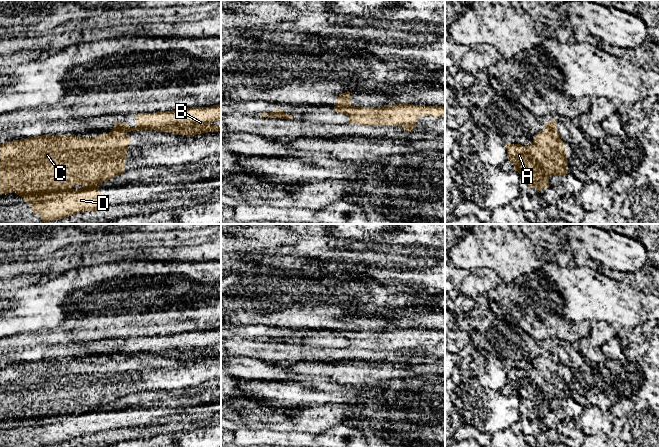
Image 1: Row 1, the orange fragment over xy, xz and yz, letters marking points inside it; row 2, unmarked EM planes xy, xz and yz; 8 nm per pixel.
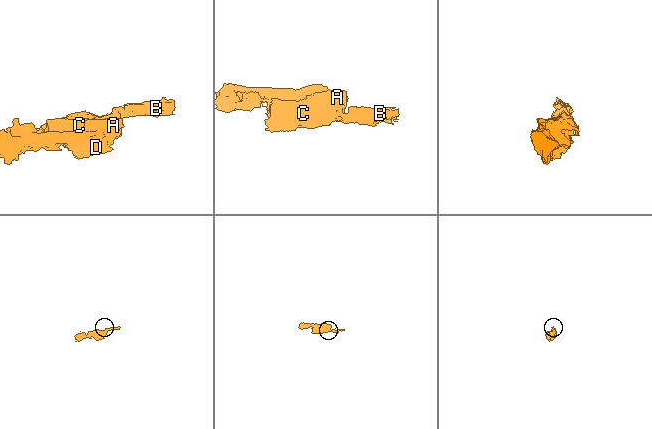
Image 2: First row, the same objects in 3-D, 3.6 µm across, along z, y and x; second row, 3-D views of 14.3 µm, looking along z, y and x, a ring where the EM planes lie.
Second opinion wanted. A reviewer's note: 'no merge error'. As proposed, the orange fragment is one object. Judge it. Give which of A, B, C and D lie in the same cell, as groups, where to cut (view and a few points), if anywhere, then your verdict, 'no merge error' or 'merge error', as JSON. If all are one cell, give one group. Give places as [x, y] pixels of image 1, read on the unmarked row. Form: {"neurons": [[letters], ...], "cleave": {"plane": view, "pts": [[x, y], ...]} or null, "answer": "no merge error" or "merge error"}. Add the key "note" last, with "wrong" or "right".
{"neurons": [["A", "C", "D"], ["B"]], "cleave": {"plane": "yz", "pts": [[548, 346], [551, 358], [559, 363]]}, "answer": "merge error", "note": "wrong"}

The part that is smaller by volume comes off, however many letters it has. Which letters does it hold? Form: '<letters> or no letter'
B

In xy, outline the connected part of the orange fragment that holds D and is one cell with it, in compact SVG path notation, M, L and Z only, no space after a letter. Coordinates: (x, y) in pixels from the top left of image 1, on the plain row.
M122 355L119 359L101 358L92 362L82 362L76 359L41 359L6 366L0 369L0 419L12 414L22 421L34 438L39 438L43 446L59 444L71 439L91 435L96 437L99 432L109 429L109 424L102 423L99 409L117 399L123 398L124 387L130 361Z

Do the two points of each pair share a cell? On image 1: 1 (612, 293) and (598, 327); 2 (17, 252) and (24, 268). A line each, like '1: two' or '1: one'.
1: two
2: two

